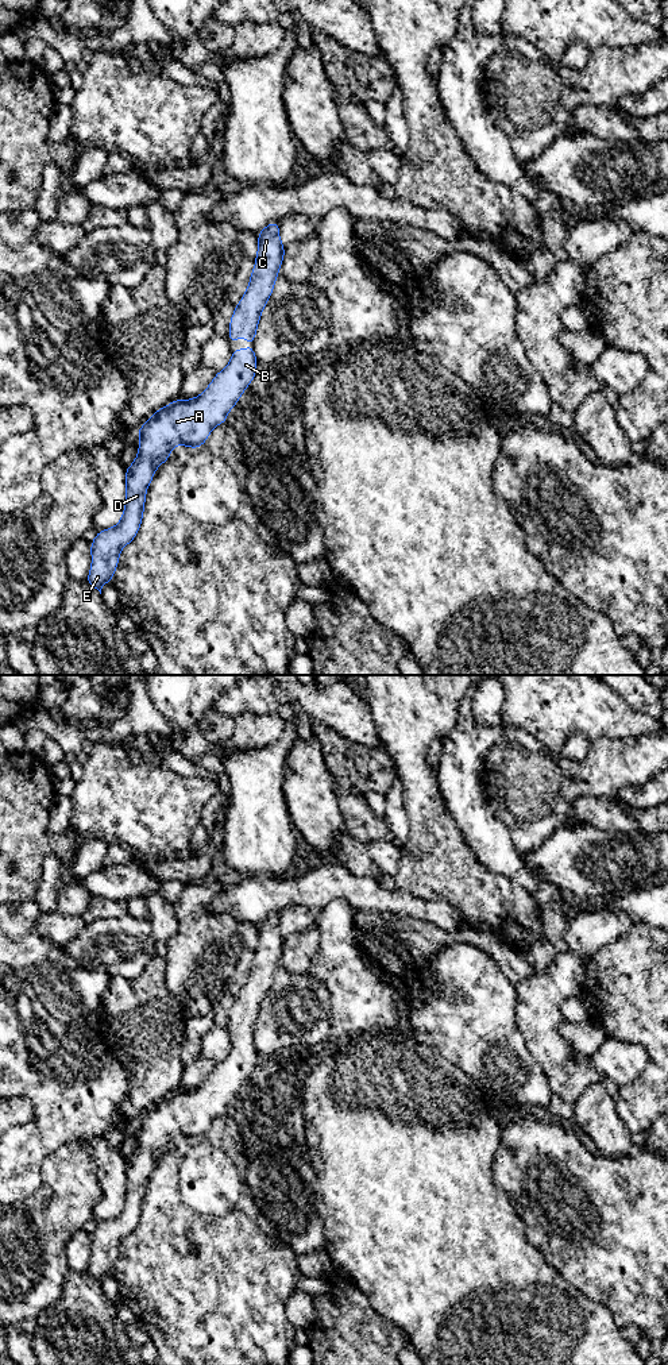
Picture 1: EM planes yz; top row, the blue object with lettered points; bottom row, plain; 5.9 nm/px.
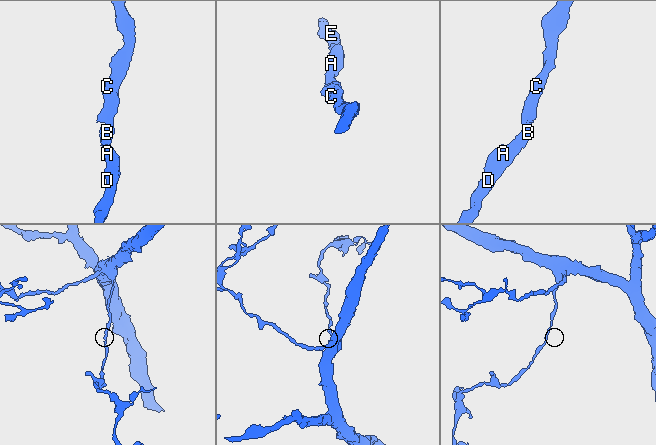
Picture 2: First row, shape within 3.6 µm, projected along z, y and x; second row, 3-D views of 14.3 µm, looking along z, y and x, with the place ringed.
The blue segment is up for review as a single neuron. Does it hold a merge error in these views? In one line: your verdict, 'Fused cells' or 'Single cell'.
Single cell

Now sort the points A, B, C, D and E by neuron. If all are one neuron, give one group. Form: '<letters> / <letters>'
A B C D E

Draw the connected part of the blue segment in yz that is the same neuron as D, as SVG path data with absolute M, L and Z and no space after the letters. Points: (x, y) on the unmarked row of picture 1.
M279 911L271 913L258 925L258 945L248 980L229 1011L229 1036L244 1027L251 1038L233 1040L228 1057L216 1064L201 1087L189 1092L174 1091L158 1100L136 1123L139 1142L126 1160L124 1204L116 1218L97 1223L90 1234L92 1257L85 1272L100 1285L103 1276L113 1270L120 1242L135 1230L140 1219L146 1183L157 1158L169 1152L174 1137L194 1141L205 1135L211 1122L227 1113L228 1102L252 1073L259 1053L252 1040L258 1014L274 982L283 948Z

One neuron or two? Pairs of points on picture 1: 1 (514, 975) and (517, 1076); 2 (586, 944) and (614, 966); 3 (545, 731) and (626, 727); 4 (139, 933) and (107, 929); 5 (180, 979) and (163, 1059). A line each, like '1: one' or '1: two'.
1: two
2: two
3: one
4: one
5: two

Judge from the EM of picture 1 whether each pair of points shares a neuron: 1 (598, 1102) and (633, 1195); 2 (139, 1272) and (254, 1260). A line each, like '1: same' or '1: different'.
1: different
2: same

